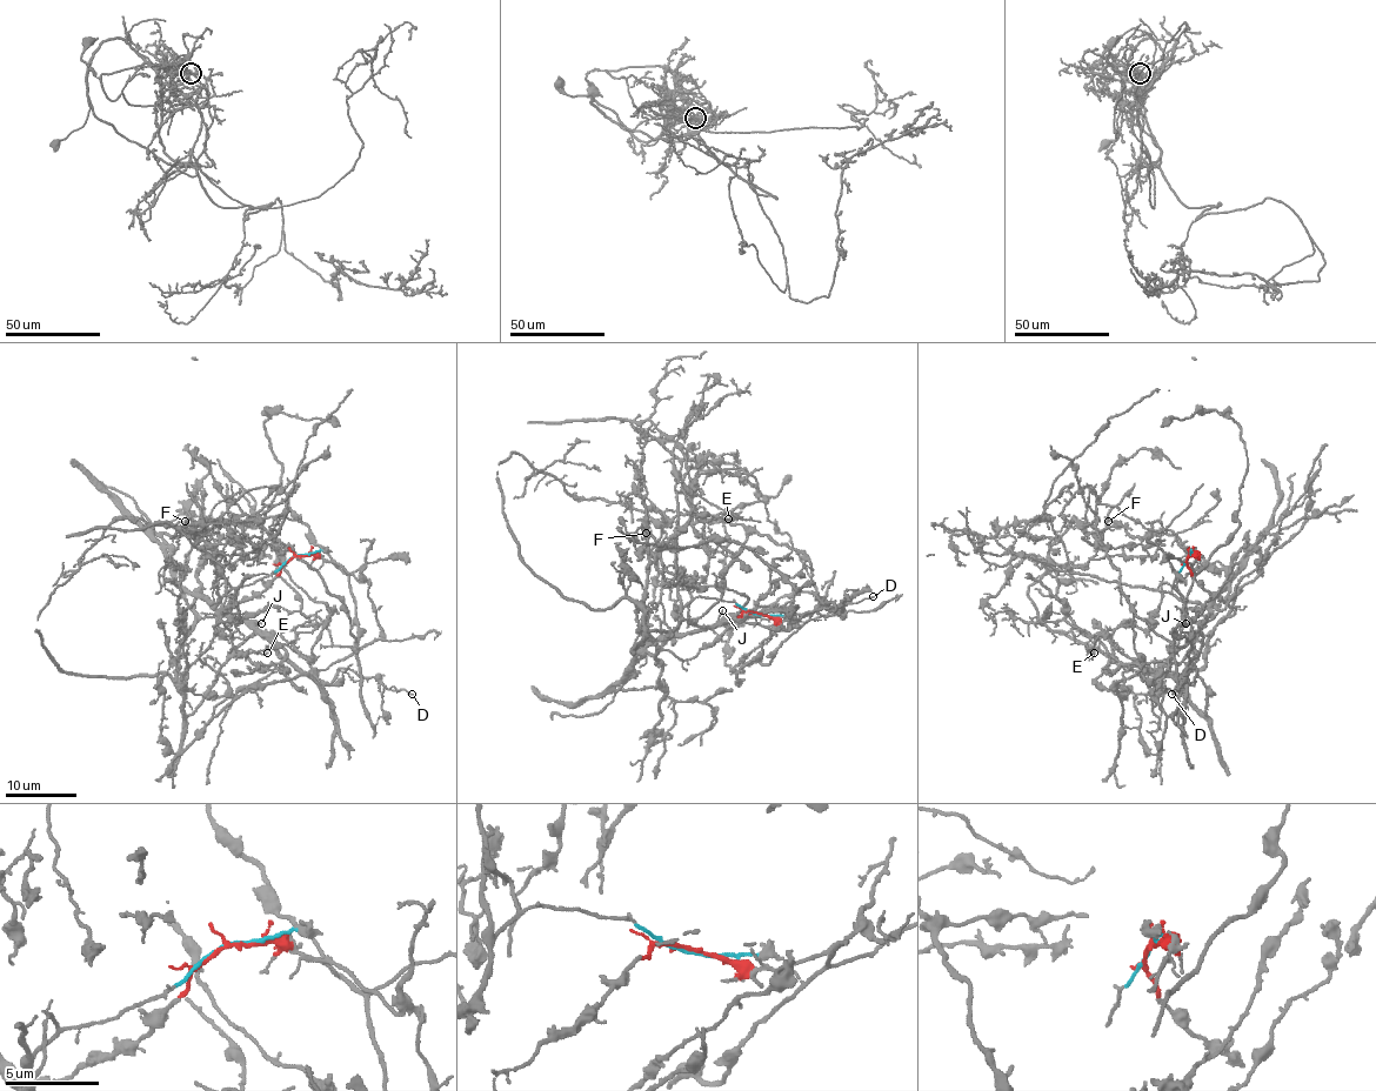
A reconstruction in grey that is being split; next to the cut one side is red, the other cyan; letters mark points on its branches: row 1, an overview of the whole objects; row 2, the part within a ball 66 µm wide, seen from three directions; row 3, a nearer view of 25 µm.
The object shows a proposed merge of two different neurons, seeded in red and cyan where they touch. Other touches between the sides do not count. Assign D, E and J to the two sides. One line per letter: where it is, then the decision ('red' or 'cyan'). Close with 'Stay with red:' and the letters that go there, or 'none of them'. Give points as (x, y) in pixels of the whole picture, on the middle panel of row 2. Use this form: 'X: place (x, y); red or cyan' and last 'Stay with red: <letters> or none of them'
D: place (873, 596); cyan
E: place (728, 519); red
J: place (722, 610); cyan
Stay with red: E

